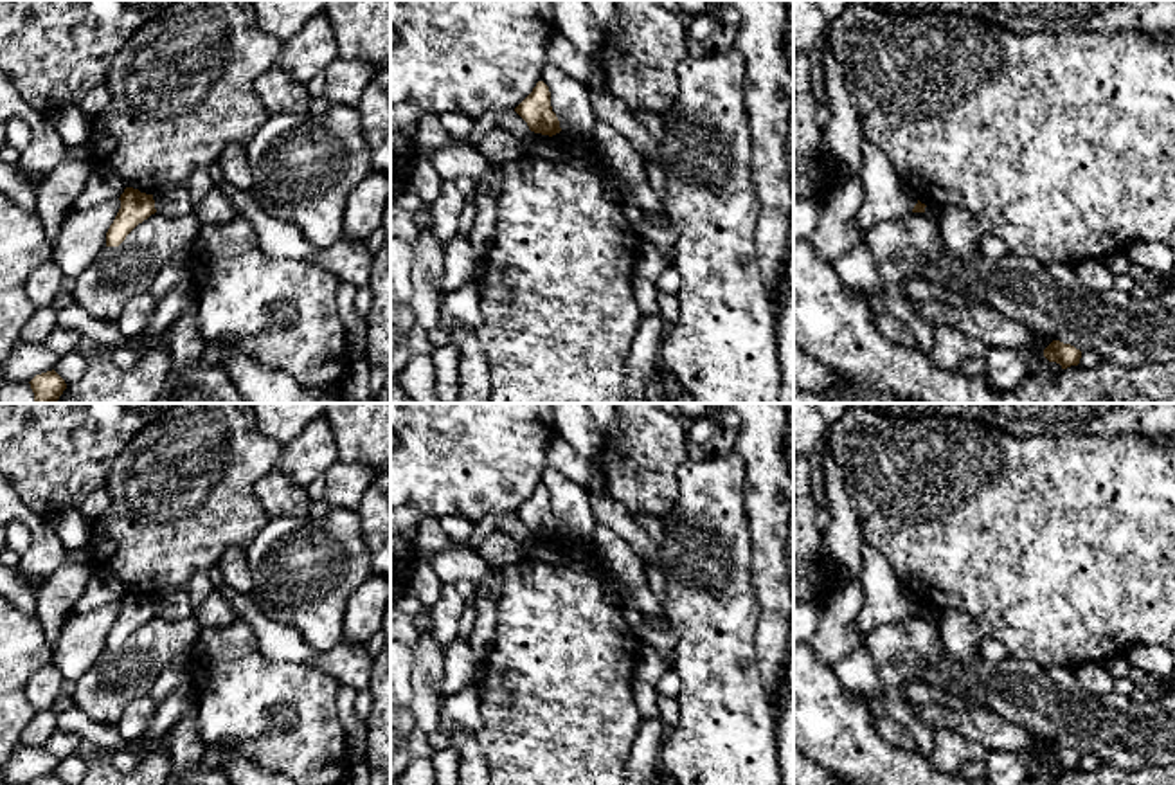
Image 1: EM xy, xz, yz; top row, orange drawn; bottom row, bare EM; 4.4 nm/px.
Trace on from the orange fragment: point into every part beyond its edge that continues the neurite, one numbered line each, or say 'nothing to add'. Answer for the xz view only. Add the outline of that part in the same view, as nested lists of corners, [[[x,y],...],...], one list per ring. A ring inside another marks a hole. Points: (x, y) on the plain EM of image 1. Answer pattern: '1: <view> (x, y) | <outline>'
nothing to add

